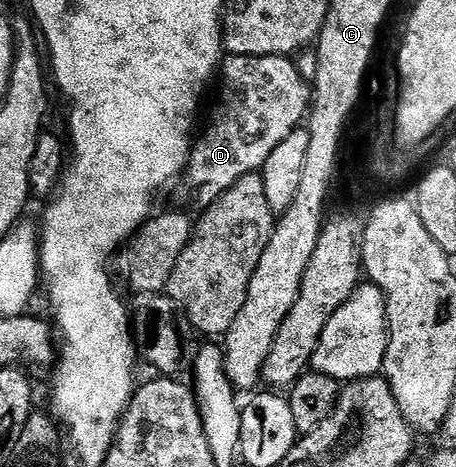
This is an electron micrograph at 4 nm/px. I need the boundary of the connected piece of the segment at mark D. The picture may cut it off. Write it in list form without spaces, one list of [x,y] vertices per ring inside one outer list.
[[[228,54],[218,71],[220,103],[212,110],[208,131],[195,139],[188,167],[182,175],[184,198],[192,206],[207,208],[215,204],[230,188],[234,188],[247,174],[263,171],[270,152],[290,136],[310,113],[310,83],[302,80],[295,61],[288,56],[238,56]]]

